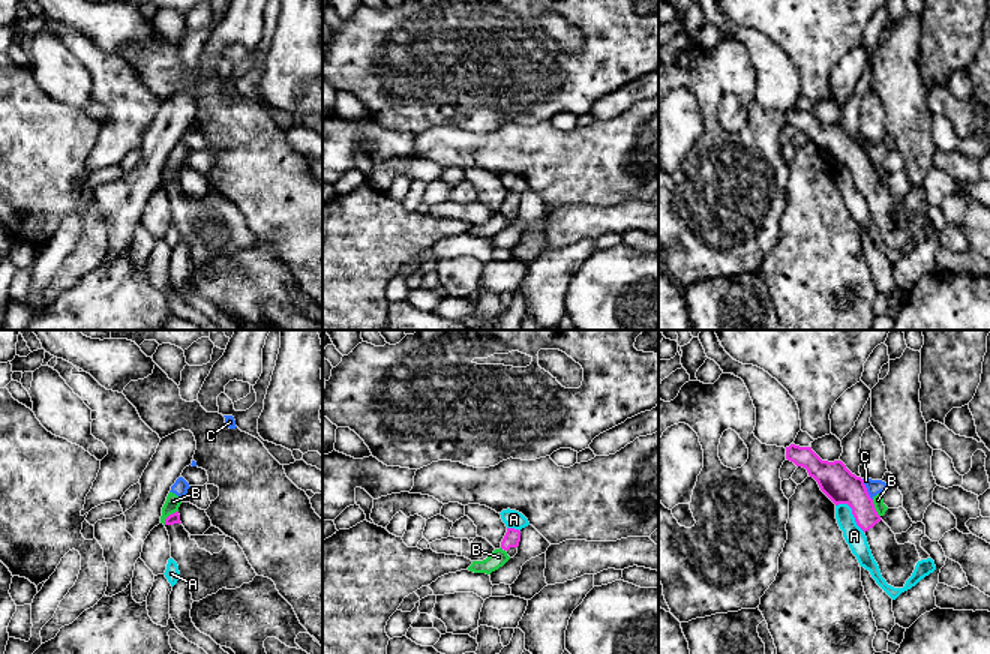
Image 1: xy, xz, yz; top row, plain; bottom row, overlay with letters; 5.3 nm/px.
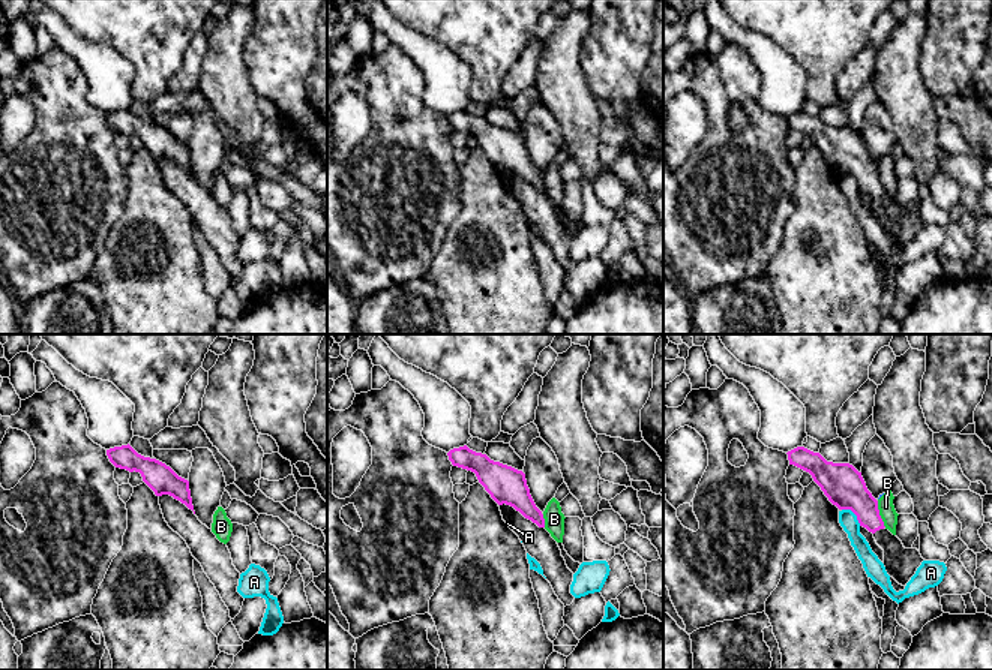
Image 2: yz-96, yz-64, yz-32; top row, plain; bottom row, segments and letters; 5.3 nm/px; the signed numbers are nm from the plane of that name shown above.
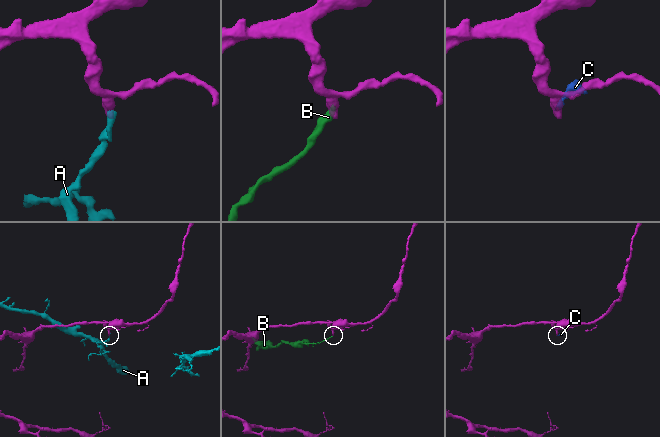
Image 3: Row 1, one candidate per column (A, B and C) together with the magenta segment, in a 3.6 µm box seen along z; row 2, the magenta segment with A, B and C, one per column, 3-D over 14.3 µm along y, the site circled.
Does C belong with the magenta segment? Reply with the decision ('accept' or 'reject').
reject

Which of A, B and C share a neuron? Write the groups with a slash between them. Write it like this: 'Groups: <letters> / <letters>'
Groups: A / B C

